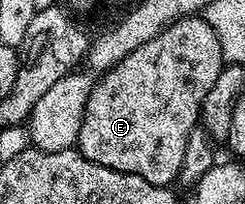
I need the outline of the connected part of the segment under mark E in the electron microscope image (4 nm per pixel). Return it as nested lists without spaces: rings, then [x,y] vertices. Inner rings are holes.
[[[204,16],[184,17],[171,23],[162,33],[155,35],[155,39],[147,39],[147,43],[135,47],[131,55],[94,80],[83,111],[76,148],[87,159],[103,167],[139,175],[152,185],[172,186],[172,181],[176,182],[181,175],[187,139],[191,139],[191,131],[198,128],[203,99],[207,99],[207,91],[211,91],[225,66],[219,35],[215,35],[211,23],[207,23]]]

